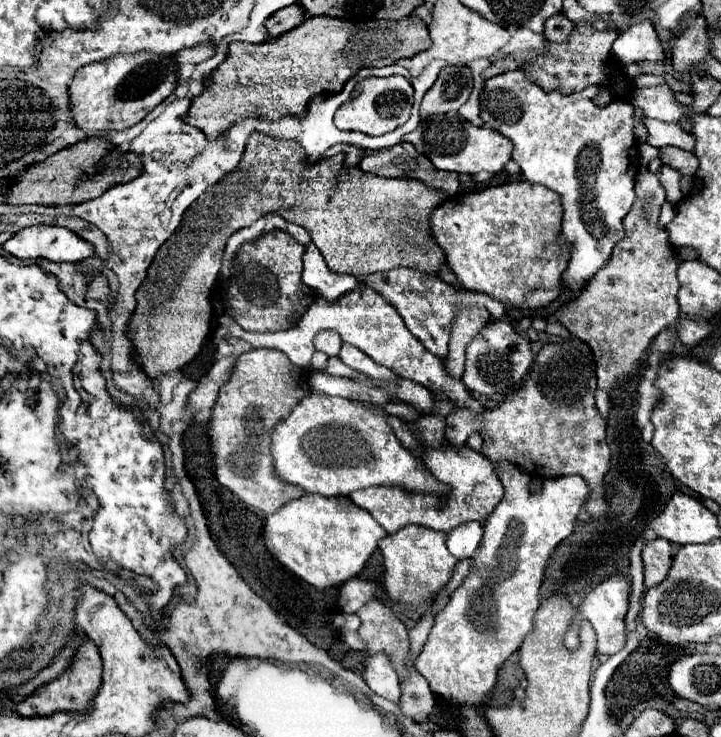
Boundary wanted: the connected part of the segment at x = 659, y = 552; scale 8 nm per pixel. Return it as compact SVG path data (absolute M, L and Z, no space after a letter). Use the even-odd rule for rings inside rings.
M655 539L643 547L643 565L645 565L645 587L655 587L661 583L669 567L673 565L673 547L665 539Z

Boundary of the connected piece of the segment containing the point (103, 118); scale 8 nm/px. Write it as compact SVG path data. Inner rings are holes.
M141 51L141 55L115 55L101 63L91 63L77 71L69 85L69 97L73 105L75 123L87 133L129 129L145 119L159 103L175 93L177 87L177 61L173 55L153 55Z

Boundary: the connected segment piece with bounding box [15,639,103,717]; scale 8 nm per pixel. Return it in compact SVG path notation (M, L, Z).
M85 639L85 645L79 649L79 653L73 659L73 665L55 681L47 683L45 687L37 689L31 697L27 697L23 703L15 707L15 711L21 717L41 717L41 715L55 715L57 711L79 711L79 705L93 703L93 695L97 695L97 687L101 687L101 675L103 675L103 663L99 657L97 647L93 647L91 641Z

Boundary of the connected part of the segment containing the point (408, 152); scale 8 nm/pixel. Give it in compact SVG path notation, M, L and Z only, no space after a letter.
M399 143L391 149L367 153L359 167L367 173L381 177L401 177L401 179L419 179L429 187L437 187L447 195L455 195L459 189L459 175L449 171L439 171L433 163L421 155L411 143Z

